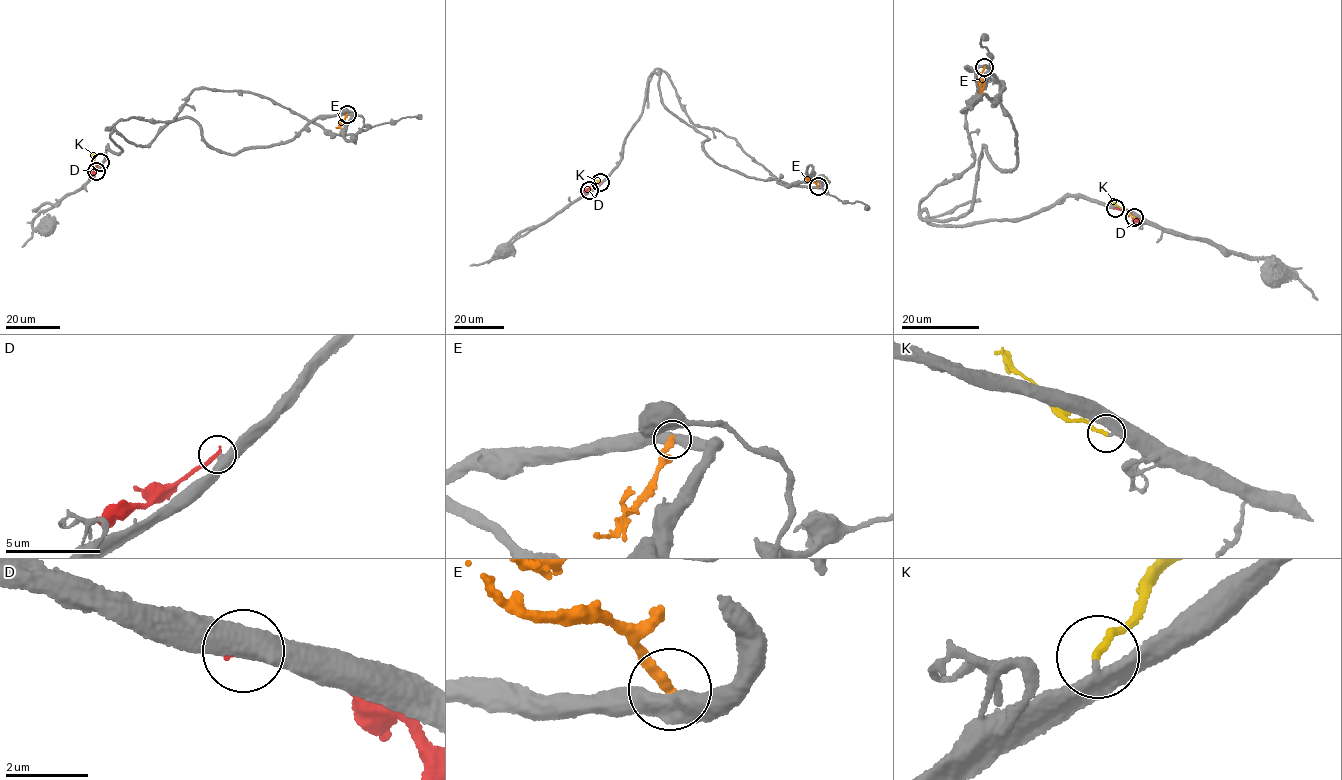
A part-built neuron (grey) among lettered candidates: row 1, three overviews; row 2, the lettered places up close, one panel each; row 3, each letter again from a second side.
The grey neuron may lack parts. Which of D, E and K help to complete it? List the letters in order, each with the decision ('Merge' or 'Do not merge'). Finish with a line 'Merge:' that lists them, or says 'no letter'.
D: Do not merge
E: Do not merge
K: Merge
Merge: K

